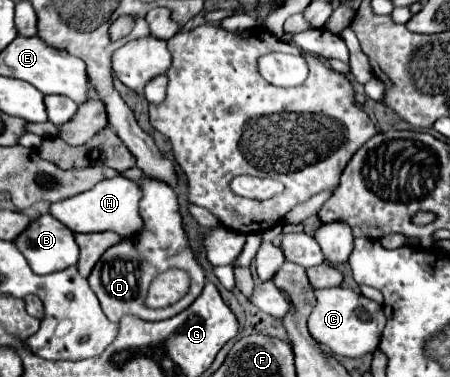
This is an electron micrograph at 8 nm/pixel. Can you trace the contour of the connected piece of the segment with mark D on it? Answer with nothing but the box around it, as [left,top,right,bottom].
[89,175,205,323]

